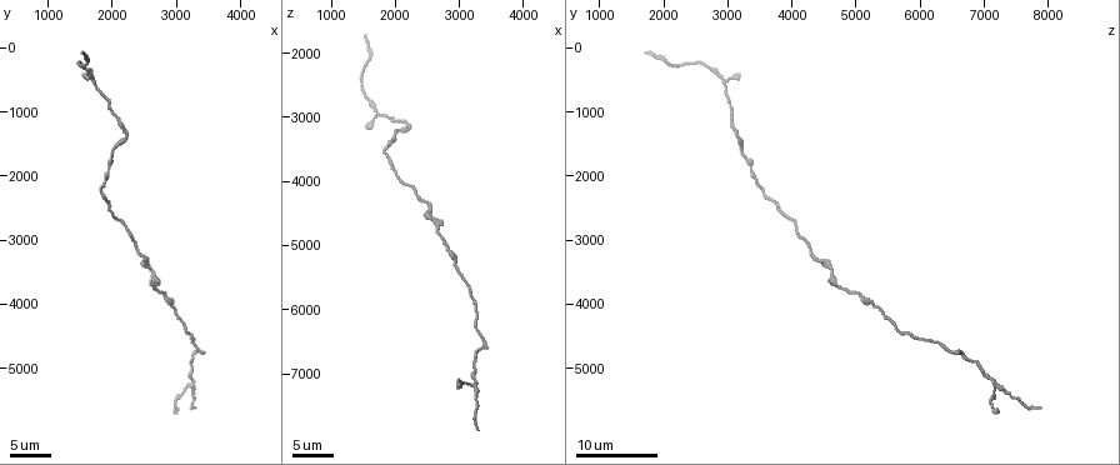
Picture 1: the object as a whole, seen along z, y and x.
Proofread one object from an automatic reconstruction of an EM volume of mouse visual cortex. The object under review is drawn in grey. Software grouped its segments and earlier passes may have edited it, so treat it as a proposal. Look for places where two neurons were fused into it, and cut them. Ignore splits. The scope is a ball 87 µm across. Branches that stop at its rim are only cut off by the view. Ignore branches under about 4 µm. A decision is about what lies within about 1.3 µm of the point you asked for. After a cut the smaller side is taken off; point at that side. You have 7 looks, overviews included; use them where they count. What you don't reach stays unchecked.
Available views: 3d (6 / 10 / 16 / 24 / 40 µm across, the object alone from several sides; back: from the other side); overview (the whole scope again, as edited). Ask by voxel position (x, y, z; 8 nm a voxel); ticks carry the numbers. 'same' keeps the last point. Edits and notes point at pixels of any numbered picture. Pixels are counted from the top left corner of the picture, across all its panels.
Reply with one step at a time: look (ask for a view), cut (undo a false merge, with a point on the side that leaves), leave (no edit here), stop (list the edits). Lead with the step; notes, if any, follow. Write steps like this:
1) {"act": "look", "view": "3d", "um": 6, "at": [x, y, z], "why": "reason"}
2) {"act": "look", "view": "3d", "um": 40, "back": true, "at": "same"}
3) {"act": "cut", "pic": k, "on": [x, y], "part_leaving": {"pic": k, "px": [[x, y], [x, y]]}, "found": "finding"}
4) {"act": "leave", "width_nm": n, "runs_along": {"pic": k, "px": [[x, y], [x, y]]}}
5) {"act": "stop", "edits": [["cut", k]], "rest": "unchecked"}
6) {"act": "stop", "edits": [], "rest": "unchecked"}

{"act": "look", "view": "3d", "um": 16, "at": [1650, 500, 2950], "why": "two arms in line, one across"}

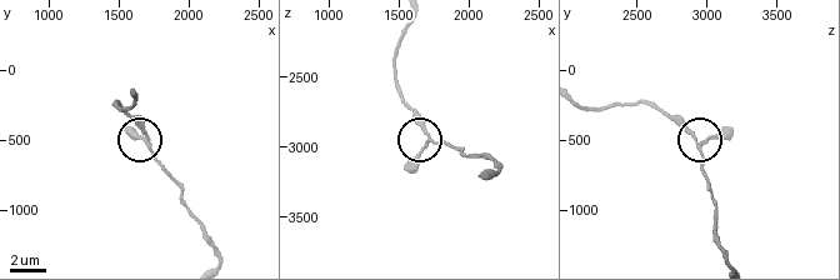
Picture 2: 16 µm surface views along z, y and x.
{"act": "look", "view": "3d", "um": 6, "at": [1720, 540, 2920], "why": "closer look"}

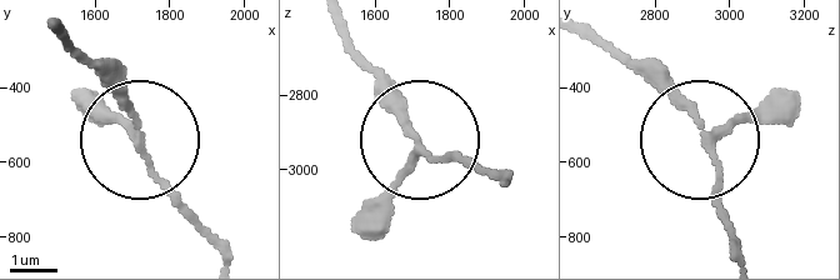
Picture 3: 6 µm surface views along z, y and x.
{"act": "leave", "arms": 3, "runs_along": {"pic": 3, "px": [[506, 181], [430, 154], [346, 46]]}, "found": "one neuron here"}

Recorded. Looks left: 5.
{"act": "look", "view": "3d", "um": 24, "at": [3200, 5300, 7150], "why": "two arms in line, one across"}

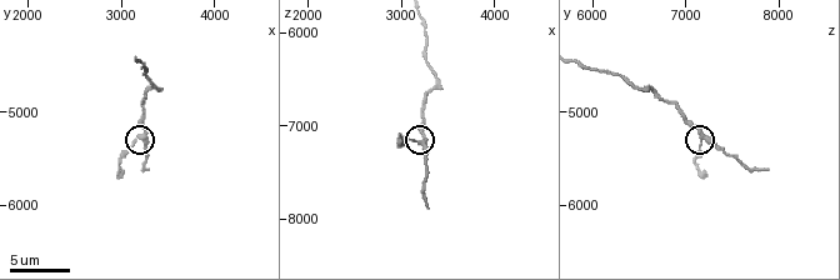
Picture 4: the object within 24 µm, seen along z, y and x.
{"act": "look", "view": "3d", "um": 10, "at": [3250, 5250, 7200]}

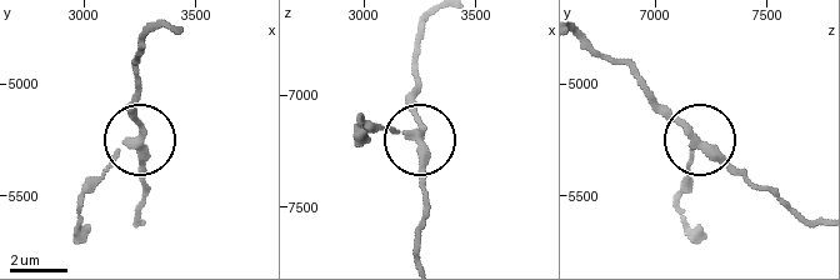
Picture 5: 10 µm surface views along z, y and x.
{"act": "leave", "side_arm_um": 5, "arms": 3, "found": "one neuron here"}

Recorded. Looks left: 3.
{"act": "look", "view": "3d", "um": 6, "at": [3400, 4700, 6450], "why": "side arm on a straight run"}

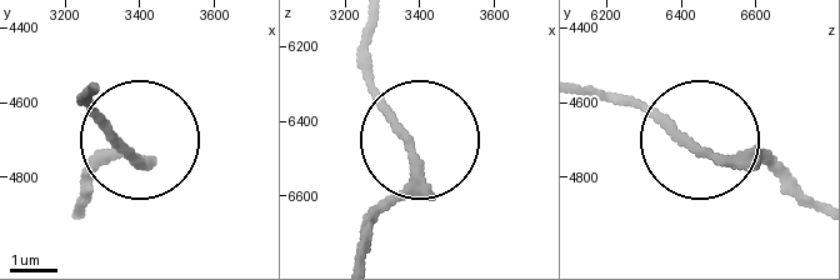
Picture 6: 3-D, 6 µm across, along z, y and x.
{"act": "leave", "arms": 3, "found": "one neuron here"}

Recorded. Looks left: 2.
{"act": "stop", "edits": [], "rest": "unchecked"}

